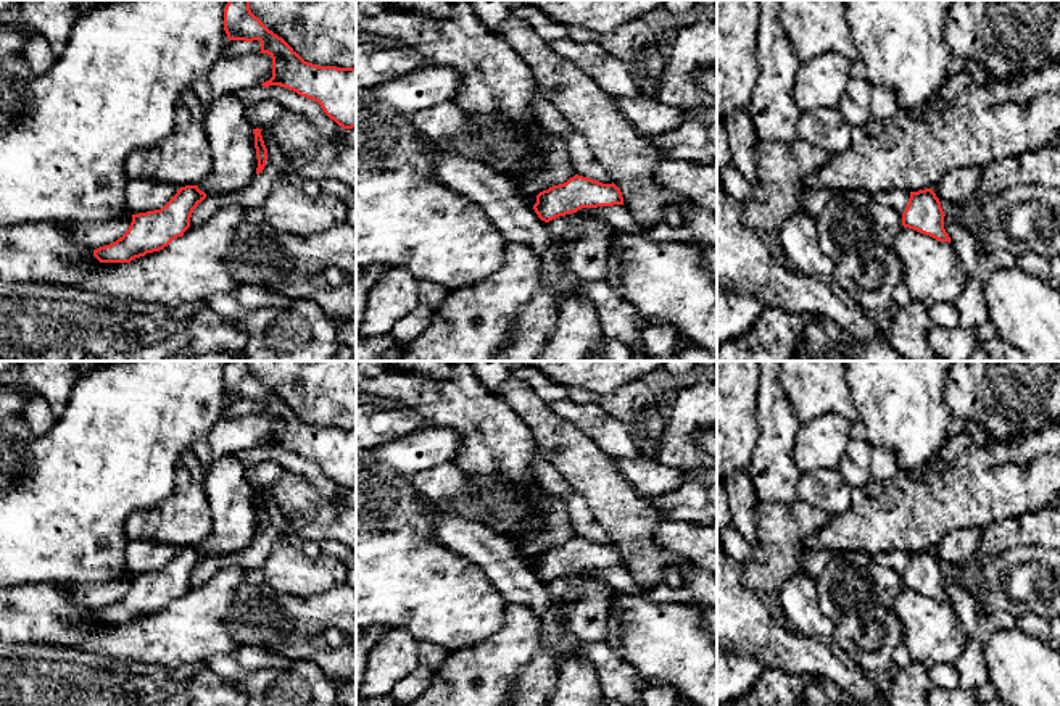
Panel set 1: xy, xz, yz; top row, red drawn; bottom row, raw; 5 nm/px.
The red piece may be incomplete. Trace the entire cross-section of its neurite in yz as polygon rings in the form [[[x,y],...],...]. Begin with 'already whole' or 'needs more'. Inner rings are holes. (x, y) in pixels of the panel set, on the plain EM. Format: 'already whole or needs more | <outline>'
already whole | [[[931,550],[910,553],[909,566],[902,574],[902,587],[950,604],[944,577],[941,563]]]

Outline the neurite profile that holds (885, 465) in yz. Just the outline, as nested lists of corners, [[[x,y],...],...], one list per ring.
[[[878,446],[872,450],[870,467],[872,480],[888,480],[901,471],[897,456],[891,450]]]

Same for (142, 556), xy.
[[[130,540],[126,548],[126,564],[132,575],[161,571],[177,548],[145,540]]]

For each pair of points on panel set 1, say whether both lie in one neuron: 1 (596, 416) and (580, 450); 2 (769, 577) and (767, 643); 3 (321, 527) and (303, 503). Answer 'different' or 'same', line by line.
1: different
2: different
3: same

